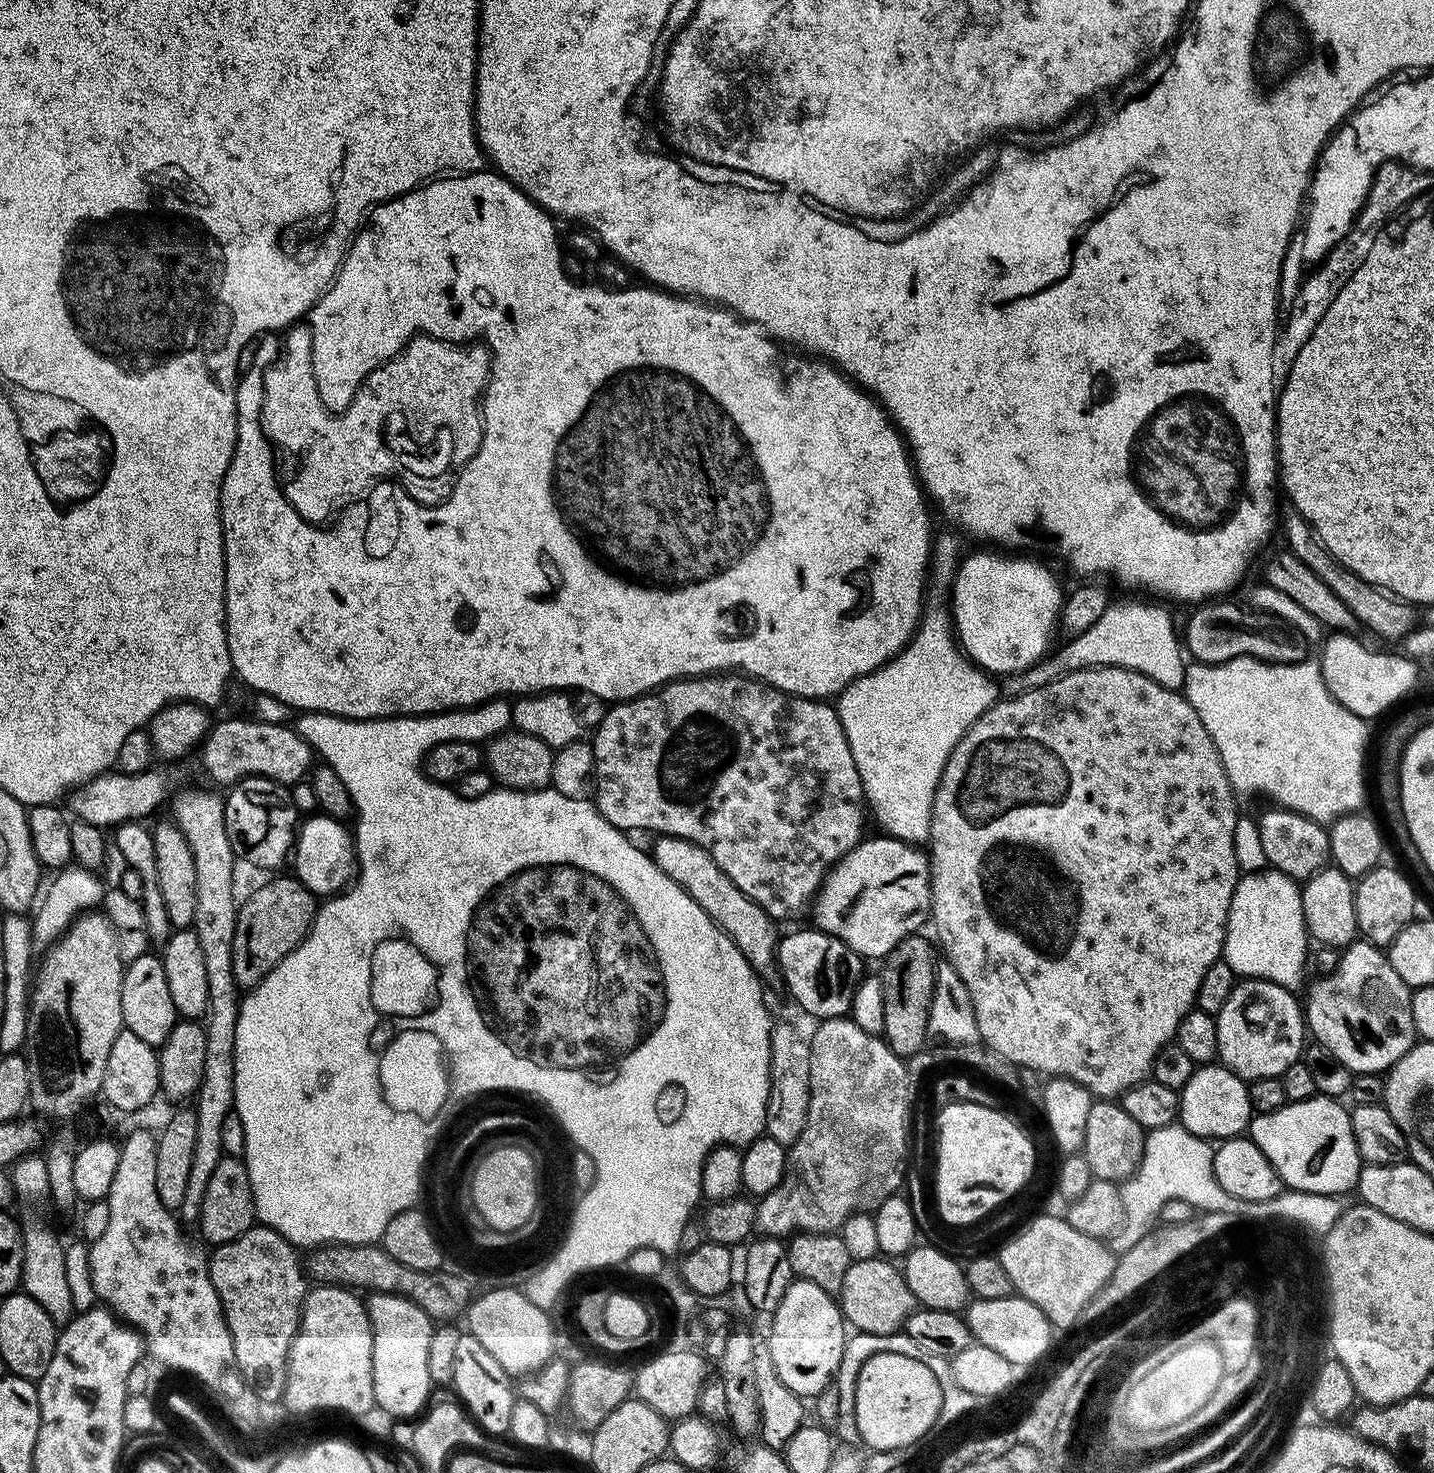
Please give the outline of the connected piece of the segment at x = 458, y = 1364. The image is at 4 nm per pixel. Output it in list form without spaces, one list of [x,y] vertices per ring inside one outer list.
[[[461,1334],[458,1338],[450,1384],[452,1388],[456,1387],[455,1399],[487,1436],[504,1438],[509,1435],[514,1406],[518,1399],[513,1377],[502,1370],[498,1358],[494,1358],[494,1354],[490,1354],[490,1350],[486,1350],[486,1346],[482,1346],[482,1342],[478,1342],[478,1338],[471,1334]]]

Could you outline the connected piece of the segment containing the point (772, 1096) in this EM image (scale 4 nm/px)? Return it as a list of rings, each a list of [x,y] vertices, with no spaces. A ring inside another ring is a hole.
[[[776,1022],[772,1025],[770,1054],[772,1089],[768,1095],[764,1132],[774,1138],[774,1142],[791,1146],[798,1142],[810,1110],[810,1043],[794,1025]]]

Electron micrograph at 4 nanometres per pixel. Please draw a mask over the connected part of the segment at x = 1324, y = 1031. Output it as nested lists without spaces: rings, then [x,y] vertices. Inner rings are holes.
[[[1360,938],[1348,945],[1339,953],[1337,967],[1329,976],[1309,983],[1308,1004],[1306,1000],[1306,1028],[1315,1043],[1326,1046],[1342,1066],[1346,1066],[1353,1074],[1362,1072],[1387,1073],[1417,1043],[1414,1030],[1414,1014],[1410,1014],[1412,989],[1402,978],[1398,978],[1398,970],[1390,966],[1385,949],[1368,943]]]

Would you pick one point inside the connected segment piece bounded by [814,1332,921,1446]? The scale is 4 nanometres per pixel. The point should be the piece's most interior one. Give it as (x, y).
(834, 1406)

